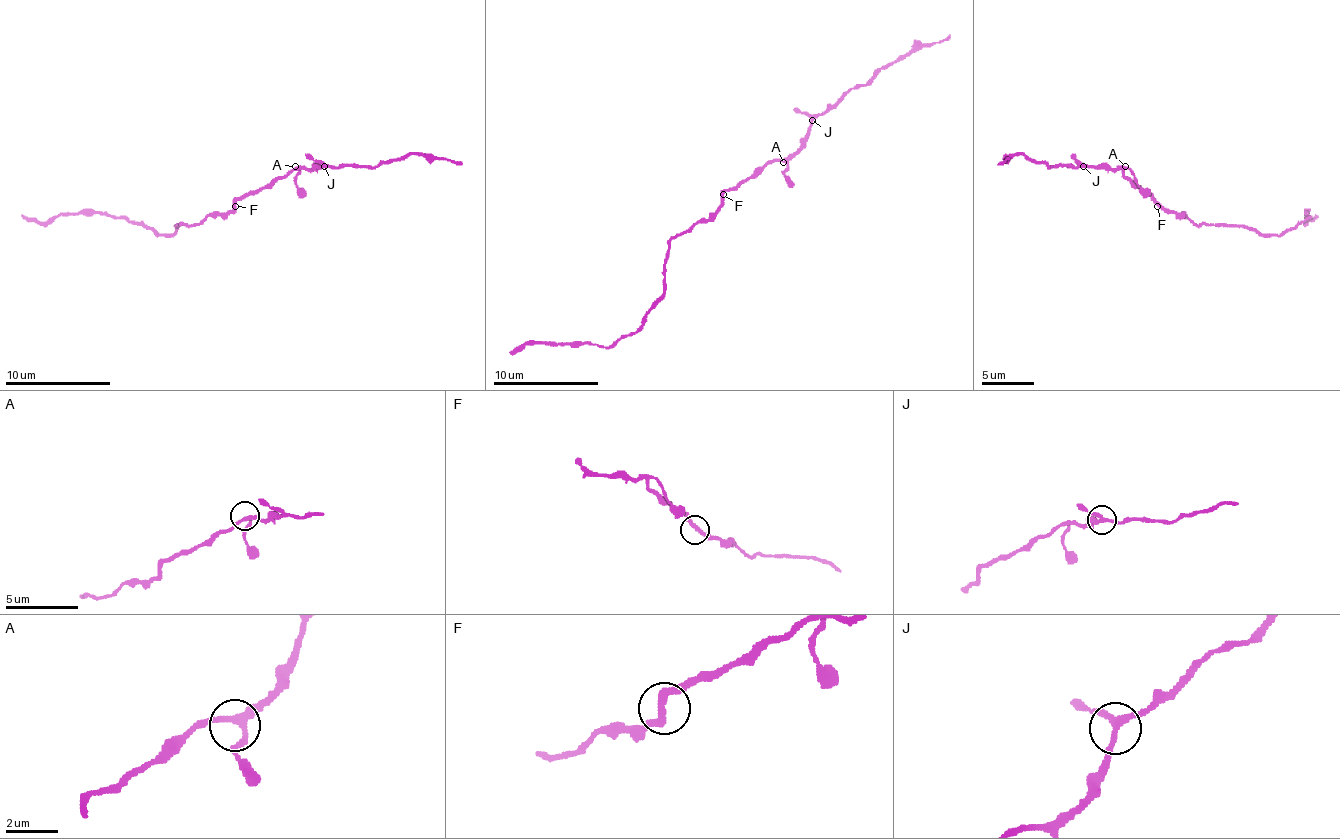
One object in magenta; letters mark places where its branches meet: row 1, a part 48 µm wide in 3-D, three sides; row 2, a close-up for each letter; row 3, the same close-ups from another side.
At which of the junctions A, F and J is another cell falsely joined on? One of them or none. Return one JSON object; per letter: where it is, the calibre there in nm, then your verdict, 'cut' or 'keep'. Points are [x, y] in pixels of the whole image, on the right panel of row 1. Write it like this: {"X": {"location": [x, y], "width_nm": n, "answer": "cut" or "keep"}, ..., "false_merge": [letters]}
{"A": {"location": [1125, 166], "width_nm": 240, "answer": "keep"}, "F": {"location": [1157, 206], "width_nm": 260, "answer": "keep"}, "J": {"location": [1083, 166], "width_nm": 240, "answer": "keep"}, "false_merge": []}

